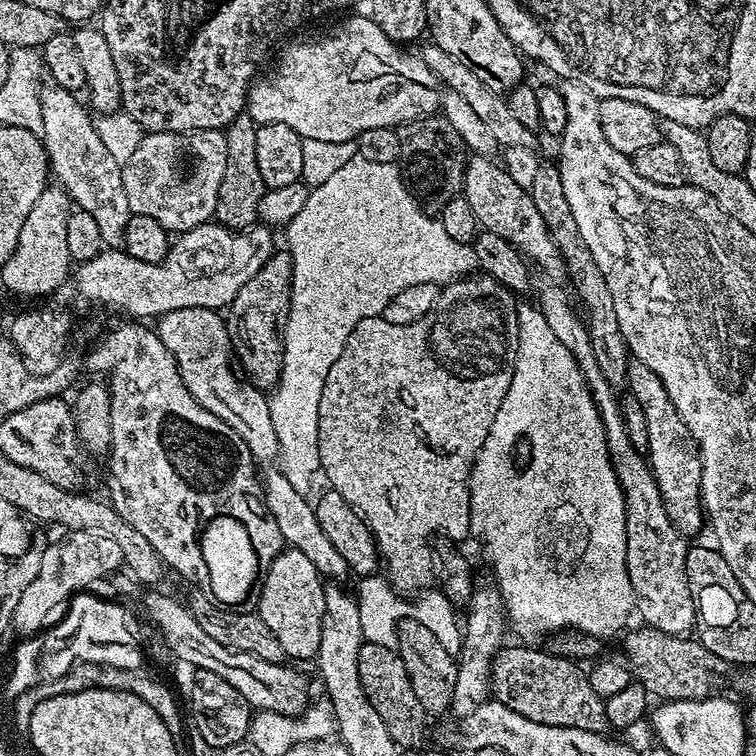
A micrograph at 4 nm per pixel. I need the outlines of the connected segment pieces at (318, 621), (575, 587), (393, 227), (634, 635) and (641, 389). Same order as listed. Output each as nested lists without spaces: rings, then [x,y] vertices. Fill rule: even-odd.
[[[288,546],[273,557],[272,565],[264,576],[264,585],[260,591],[258,615],[262,618],[262,622],[266,622],[266,626],[270,626],[274,638],[278,638],[278,646],[282,646],[285,657],[293,656],[296,660],[308,661],[315,657],[318,642],[322,642],[322,614],[326,610],[325,587],[326,584],[320,572],[314,568],[313,563],[301,550]]]
[[[530,305],[523,310],[524,344],[520,344],[520,364],[516,364],[516,384],[510,384],[512,392],[506,390],[506,398],[502,398],[502,406],[490,426],[490,434],[486,434],[486,442],[476,455],[472,464],[472,473],[468,479],[470,490],[470,506],[472,507],[472,532],[480,535],[482,543],[488,547],[488,556],[492,559],[492,572],[500,595],[506,601],[506,616],[509,621],[524,624],[528,632],[540,632],[543,628],[551,630],[575,630],[591,636],[607,638],[625,627],[628,615],[634,612],[634,597],[630,578],[626,570],[626,506],[624,495],[620,489],[618,478],[614,474],[614,466],[608,457],[606,434],[602,426],[602,418],[596,409],[594,398],[590,394],[588,384],[584,380],[582,370],[578,370],[578,362],[574,362],[574,354],[558,342],[554,330],[550,330],[550,322],[540,313],[539,307]],[[525,440],[532,449],[528,452],[528,461],[516,461],[516,443]]]
[[[359,158],[335,171],[330,178],[315,185],[306,198],[306,206],[294,214],[286,226],[286,251],[292,258],[292,294],[288,297],[290,310],[284,323],[284,362],[280,380],[271,389],[268,405],[274,434],[278,434],[280,454],[278,467],[287,481],[307,497],[321,475],[318,458],[318,401],[330,366],[342,354],[346,338],[360,320],[381,315],[396,296],[407,288],[443,286],[467,273],[465,249],[450,234],[444,232],[439,219],[429,214],[412,195],[401,169],[396,164],[382,165]]]
[[[639,626],[633,632],[625,631],[624,651],[622,656],[627,661],[631,673],[641,686],[645,688],[649,697],[655,698],[660,702],[669,700],[702,700],[706,696],[713,695],[716,684],[716,667],[721,667],[722,662],[706,646],[702,646],[699,639],[685,638],[683,635],[672,635],[662,633],[658,629],[647,626]]]
[[[629,359],[626,388],[627,391],[632,391],[633,398],[640,403],[640,410],[644,414],[644,432],[648,435],[646,455],[664,499],[666,514],[670,514],[670,522],[674,522],[681,536],[693,538],[692,536],[699,534],[700,527],[705,527],[706,524],[706,513],[700,495],[704,471],[694,434],[690,434],[686,422],[682,422],[677,407],[666,392],[666,386],[662,384],[662,378],[658,378],[658,374],[654,374],[654,370],[646,366],[646,362]]]

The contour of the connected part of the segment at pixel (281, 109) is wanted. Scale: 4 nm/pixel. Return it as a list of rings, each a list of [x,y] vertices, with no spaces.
[[[363,15],[352,16],[334,25],[317,40],[285,43],[279,49],[280,61],[276,64],[276,72],[268,72],[265,76],[263,73],[249,88],[247,115],[257,125],[282,122],[282,126],[290,126],[290,130],[298,133],[303,140],[318,139],[325,142],[356,140],[366,130],[379,127],[395,129],[419,116],[433,115],[442,104],[442,85],[436,75],[419,55],[411,56],[395,40],[386,38],[371,15]]]

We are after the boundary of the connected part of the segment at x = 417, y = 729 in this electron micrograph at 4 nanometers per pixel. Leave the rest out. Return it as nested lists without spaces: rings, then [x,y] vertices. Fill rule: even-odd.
[[[366,642],[360,647],[358,654],[358,678],[366,698],[370,698],[374,710],[382,717],[382,722],[390,730],[390,736],[401,749],[425,747],[428,736],[430,716],[424,712],[422,704],[414,694],[406,665],[396,648],[387,648],[381,644]]]

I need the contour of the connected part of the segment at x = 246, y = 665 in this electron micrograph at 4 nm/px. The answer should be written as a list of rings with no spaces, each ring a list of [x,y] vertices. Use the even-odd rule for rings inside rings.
[[[162,626],[155,631],[162,641],[163,647],[172,651],[180,660],[192,664],[193,669],[201,668],[218,674],[218,678],[226,678],[242,698],[261,712],[277,712],[283,716],[299,716],[309,707],[308,680],[296,668],[287,668],[287,663],[266,662],[254,654],[246,654],[246,650],[234,650],[230,646],[222,646],[222,642],[209,640],[174,640]]]

